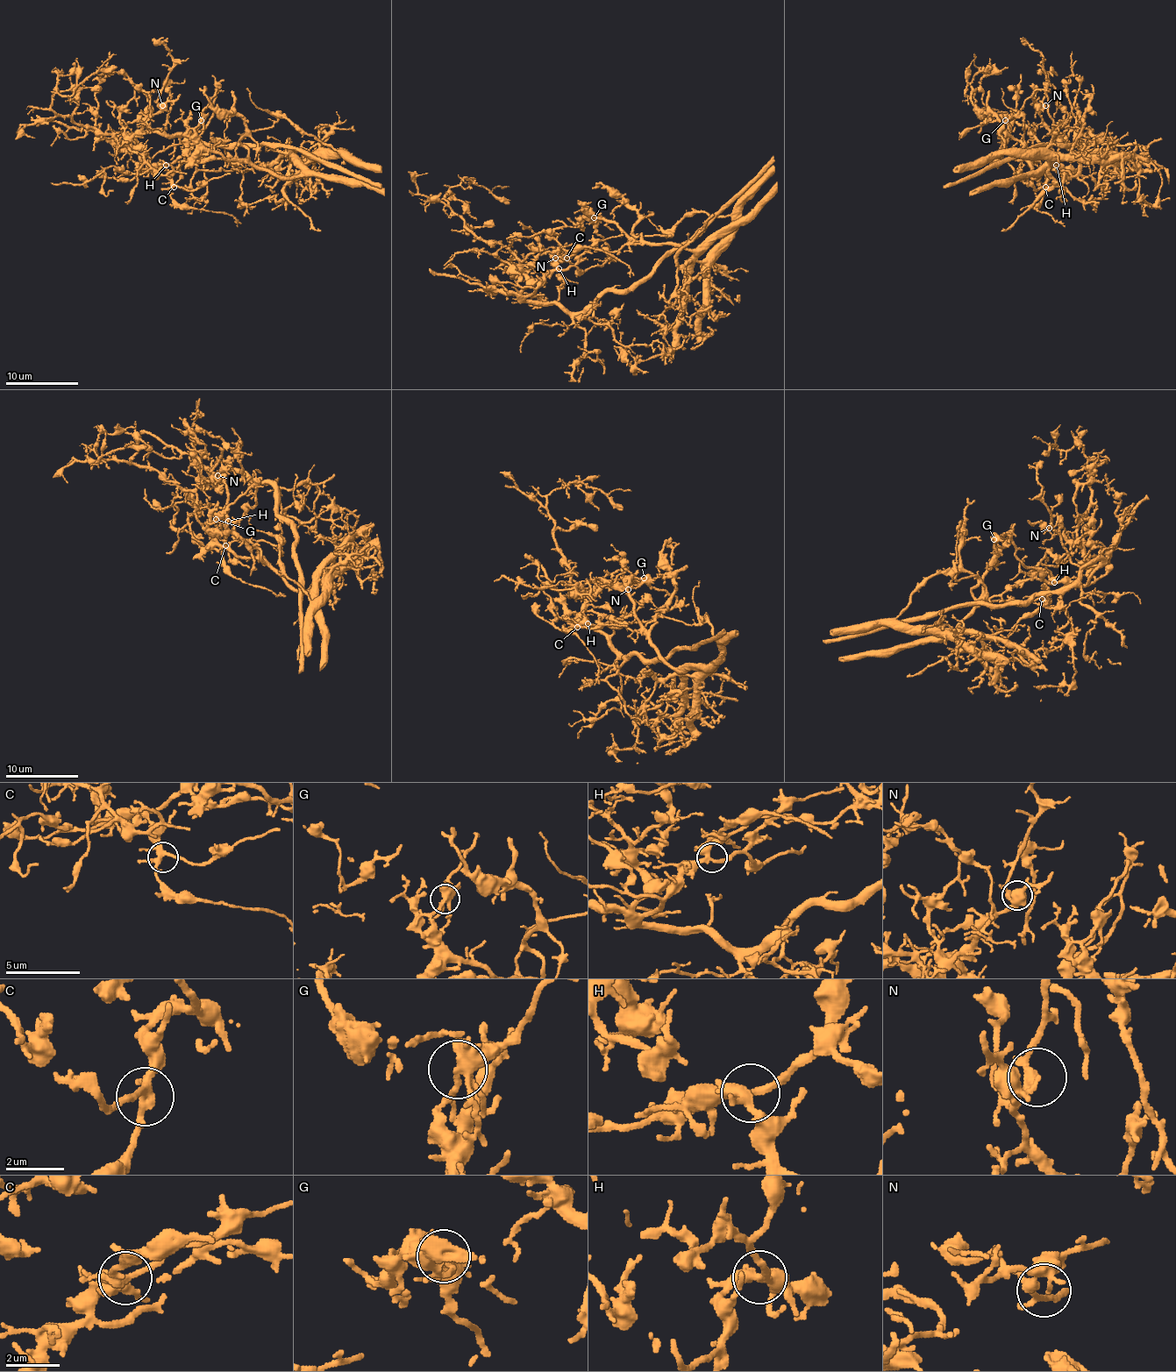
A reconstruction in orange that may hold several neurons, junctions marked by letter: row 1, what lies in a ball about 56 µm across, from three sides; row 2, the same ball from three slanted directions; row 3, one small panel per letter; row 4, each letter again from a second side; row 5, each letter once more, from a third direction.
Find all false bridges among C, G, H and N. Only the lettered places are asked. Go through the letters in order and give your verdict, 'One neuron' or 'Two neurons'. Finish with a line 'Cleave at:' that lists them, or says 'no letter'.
C: One neuron
G: Two neurons
H: One neuron
N: One neuron
Cleave at: G

